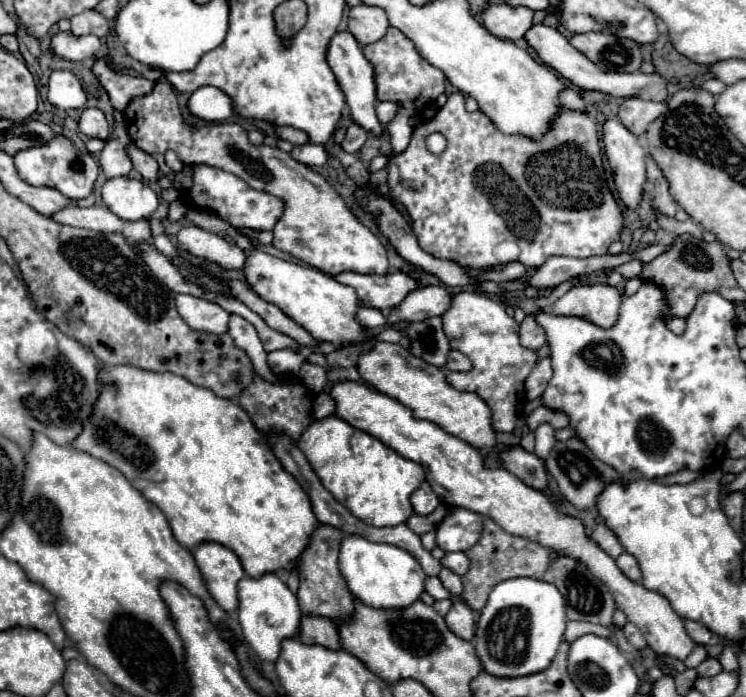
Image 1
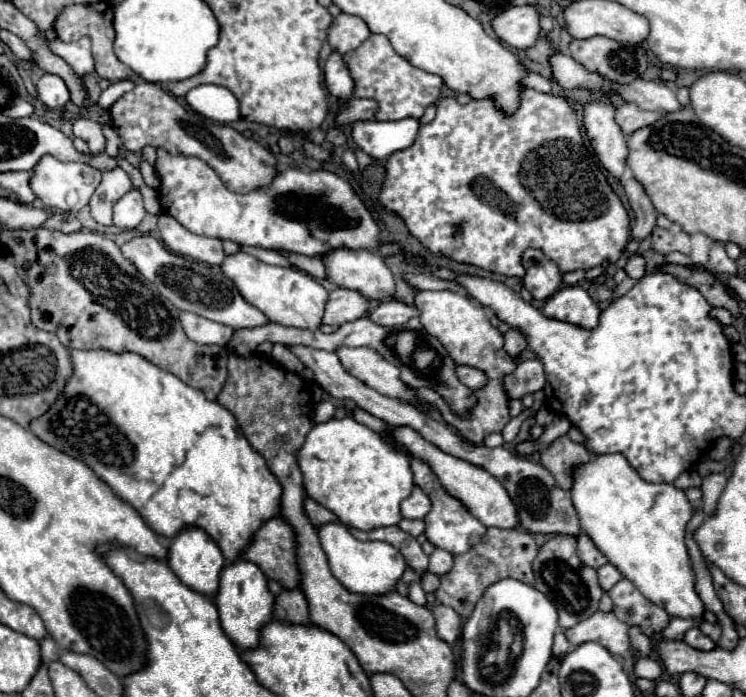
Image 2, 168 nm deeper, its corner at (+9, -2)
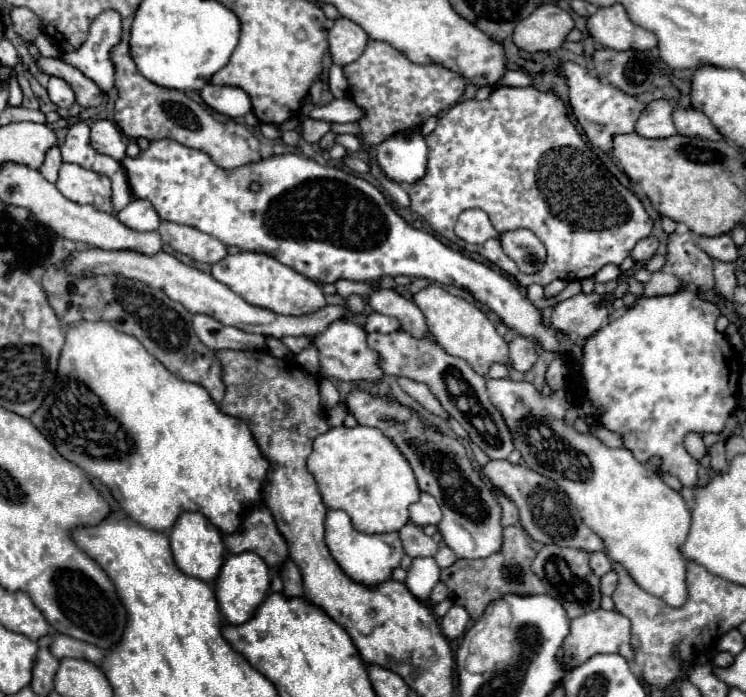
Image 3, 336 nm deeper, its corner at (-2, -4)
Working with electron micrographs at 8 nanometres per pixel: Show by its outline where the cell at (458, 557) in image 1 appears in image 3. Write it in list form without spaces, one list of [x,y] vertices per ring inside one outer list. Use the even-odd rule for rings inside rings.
[[[442,547],[438,553],[436,553],[436,563],[438,563],[438,567],[440,569],[446,569],[446,567],[450,567],[450,565],[454,565],[456,563],[456,555],[454,555],[454,551],[450,549],[450,547]]]

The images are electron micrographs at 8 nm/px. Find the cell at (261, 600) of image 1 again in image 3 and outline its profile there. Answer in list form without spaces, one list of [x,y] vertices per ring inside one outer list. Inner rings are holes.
[[[246,551],[244,555],[228,555],[214,583],[214,589],[216,589],[216,599],[226,623],[242,625],[254,617],[256,609],[266,601],[270,593],[268,565],[256,553],[250,553],[250,551]]]

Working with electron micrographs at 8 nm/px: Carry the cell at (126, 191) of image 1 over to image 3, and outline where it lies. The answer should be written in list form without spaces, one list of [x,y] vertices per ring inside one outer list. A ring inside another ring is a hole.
[[[134,199],[132,203],[128,203],[120,213],[118,219],[132,231],[156,231],[160,225],[160,217],[156,213],[156,209],[152,207],[150,201],[146,199]]]

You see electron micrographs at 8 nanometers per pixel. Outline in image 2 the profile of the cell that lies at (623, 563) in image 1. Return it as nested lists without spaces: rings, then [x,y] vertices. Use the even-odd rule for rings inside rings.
[[[611,563],[603,565],[603,567],[597,571],[597,575],[599,575],[599,585],[601,585],[603,591],[609,591],[609,589],[623,577],[623,575],[619,573],[619,569],[613,567]]]

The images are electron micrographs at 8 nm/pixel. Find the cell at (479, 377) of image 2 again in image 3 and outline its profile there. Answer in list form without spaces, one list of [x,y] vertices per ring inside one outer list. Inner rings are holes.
[[[486,379],[486,387],[490,393],[490,401],[504,415],[506,425],[512,431],[514,445],[522,453],[524,463],[564,487],[564,491],[580,511],[584,523],[592,527],[592,531],[596,531],[596,535],[604,541],[606,555],[614,563],[620,563],[644,591],[664,599],[672,607],[682,607],[688,601],[688,587],[686,559],[680,553],[680,547],[688,537],[692,519],[682,495],[668,487],[652,469],[636,461],[636,457],[628,449],[610,449],[590,433],[582,435],[568,427],[564,423],[568,393],[566,389],[554,391],[552,395],[544,397],[532,383],[516,383],[512,379]]]

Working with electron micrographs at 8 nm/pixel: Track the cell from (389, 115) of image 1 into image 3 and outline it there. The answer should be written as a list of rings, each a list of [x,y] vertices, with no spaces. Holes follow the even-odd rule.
[[[350,97],[334,99],[332,103],[324,105],[324,107],[314,107],[312,101],[306,99],[306,103],[300,109],[300,115],[324,119],[328,123],[356,123],[366,115],[366,111],[362,107],[358,107]]]

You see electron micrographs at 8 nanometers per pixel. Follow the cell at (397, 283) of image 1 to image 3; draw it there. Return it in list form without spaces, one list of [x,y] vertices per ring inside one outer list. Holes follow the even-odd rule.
[[[88,249],[88,251],[80,251],[80,253],[72,253],[70,255],[70,263],[68,263],[68,271],[72,271],[74,275],[98,275],[98,273],[120,273],[124,277],[130,279],[140,279],[142,283],[148,283],[150,287],[162,289],[172,301],[182,303],[190,313],[204,313],[224,325],[242,329],[246,333],[258,333],[264,337],[288,337],[288,335],[320,335],[322,331],[326,331],[326,327],[338,319],[344,319],[346,315],[346,307],[342,305],[326,305],[324,309],[310,313],[310,315],[302,315],[302,317],[284,317],[278,315],[270,309],[262,309],[256,305],[246,303],[240,295],[236,295],[228,285],[224,285],[222,281],[216,281],[210,273],[186,265],[182,261],[178,261],[174,255],[170,255],[168,251],[158,251],[154,255],[146,255],[134,249],[120,249],[120,251],[104,251],[104,249]]]

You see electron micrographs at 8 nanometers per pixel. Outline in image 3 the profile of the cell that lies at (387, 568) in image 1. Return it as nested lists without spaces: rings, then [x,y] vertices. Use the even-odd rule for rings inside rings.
[[[328,509],[326,515],[326,545],[340,565],[340,569],[356,583],[374,587],[392,577],[392,571],[400,567],[400,561],[404,557],[402,539],[398,533],[384,533],[384,535],[364,535],[356,531],[350,523],[350,517],[344,511]]]

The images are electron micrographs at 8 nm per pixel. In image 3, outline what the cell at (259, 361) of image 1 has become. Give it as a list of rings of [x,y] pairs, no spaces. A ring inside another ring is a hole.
[[[408,331],[394,333],[368,333],[368,347],[380,353],[382,369],[386,375],[406,377],[430,387],[430,391],[440,399],[444,409],[470,433],[470,439],[490,457],[490,459],[506,459],[512,449],[512,433],[504,423],[502,413],[490,403],[486,391],[486,379],[478,375],[464,359],[446,353],[434,339],[420,337],[416,339]]]

